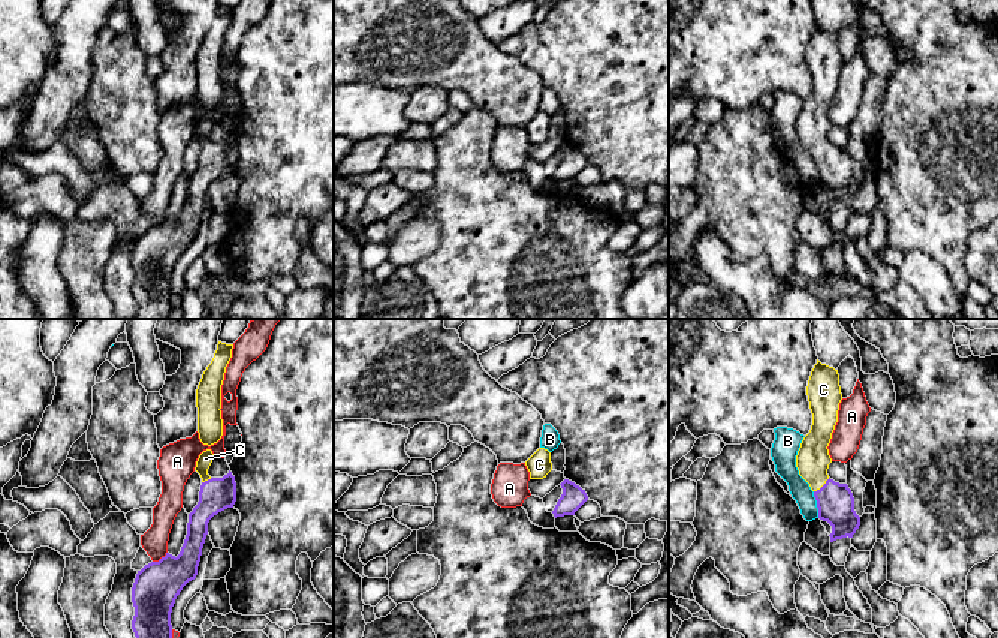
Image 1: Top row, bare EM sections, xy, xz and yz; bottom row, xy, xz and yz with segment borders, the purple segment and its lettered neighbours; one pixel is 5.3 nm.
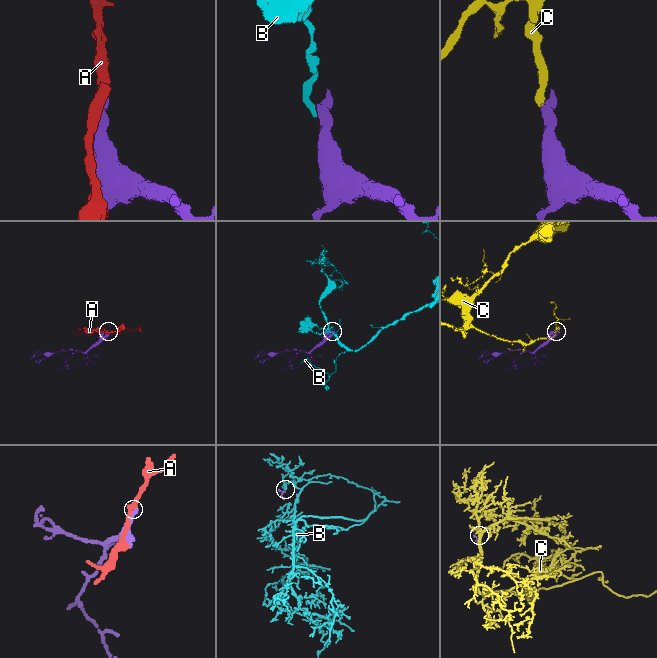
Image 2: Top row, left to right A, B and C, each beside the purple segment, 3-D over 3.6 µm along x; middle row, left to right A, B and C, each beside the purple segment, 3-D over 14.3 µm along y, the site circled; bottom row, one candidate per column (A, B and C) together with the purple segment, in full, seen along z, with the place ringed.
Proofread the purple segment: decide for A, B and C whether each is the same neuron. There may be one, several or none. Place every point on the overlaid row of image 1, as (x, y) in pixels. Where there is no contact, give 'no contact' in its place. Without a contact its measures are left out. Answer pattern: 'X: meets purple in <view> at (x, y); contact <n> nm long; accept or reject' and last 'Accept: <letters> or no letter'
A: meets purple in xy at (162, 557); contact 100 nm long; reject
B: meets purple in yz at (817, 505); contact 150 nm long; reject
C: meets purple in yz at (823, 485); contact 120 nm long; accept
Accept: C

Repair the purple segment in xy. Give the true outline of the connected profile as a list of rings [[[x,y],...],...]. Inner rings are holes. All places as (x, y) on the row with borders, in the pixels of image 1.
[[[206,449],[196,461],[195,470],[200,475],[202,485],[199,491],[199,502],[189,514],[187,535],[180,554],[175,557],[166,553],[166,556],[159,562],[145,565],[136,574],[132,587],[132,602],[135,607],[132,629],[136,638],[172,638],[172,607],[183,587],[198,575],[202,548],[208,535],[208,523],[218,512],[233,508],[236,502],[236,482],[230,470],[223,478],[211,478],[208,475],[208,469],[214,458],[212,451]]]

